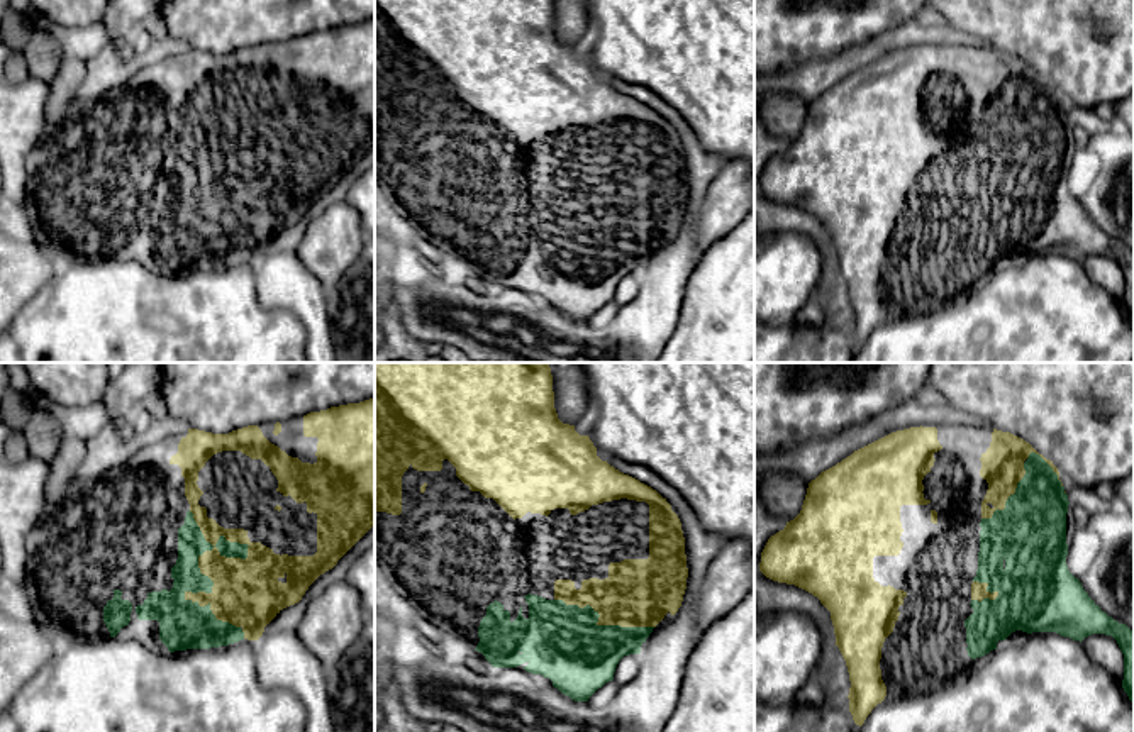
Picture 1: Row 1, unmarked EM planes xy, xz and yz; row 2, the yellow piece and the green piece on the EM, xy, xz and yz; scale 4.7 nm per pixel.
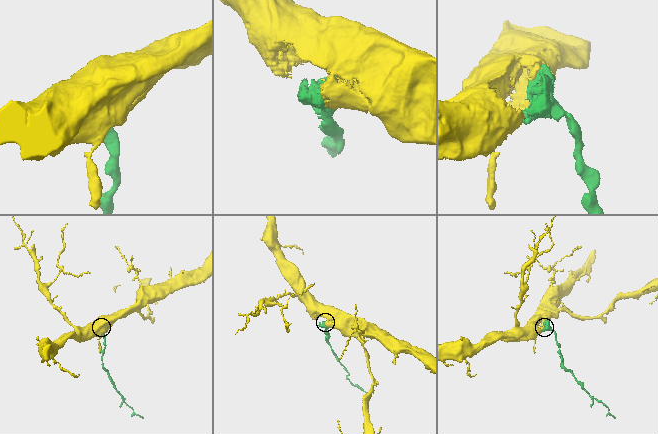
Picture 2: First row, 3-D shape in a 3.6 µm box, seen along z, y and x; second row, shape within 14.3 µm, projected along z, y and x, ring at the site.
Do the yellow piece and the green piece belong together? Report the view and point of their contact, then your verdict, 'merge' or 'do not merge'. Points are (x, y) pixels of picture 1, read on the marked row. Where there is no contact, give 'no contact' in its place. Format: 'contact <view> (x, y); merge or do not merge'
contact xy (204, 592); merge

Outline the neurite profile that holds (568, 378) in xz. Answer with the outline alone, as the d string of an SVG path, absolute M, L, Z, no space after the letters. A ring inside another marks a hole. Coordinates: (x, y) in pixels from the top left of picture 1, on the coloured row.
M549 363L549 368L558 419L575 425L590 403L585 371L580 363Z

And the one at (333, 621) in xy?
M339 581L309 603L295 632L329 671L361 634L363 615L356 590Z

